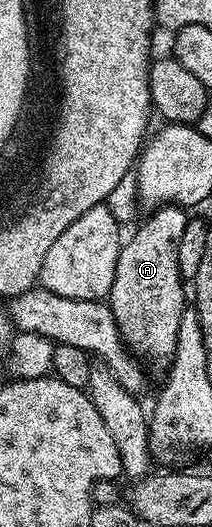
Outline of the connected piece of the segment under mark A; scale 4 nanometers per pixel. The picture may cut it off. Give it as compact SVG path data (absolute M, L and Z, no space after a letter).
M173 204L151 209L149 214L150 219L131 236L130 243L127 246L125 243L118 251L116 276L112 280L108 305L127 347L139 355L147 354L154 362L166 364L173 359L176 352L176 336L180 332L180 318L188 308L188 290L186 294L185 288L182 287L184 279L178 263L178 246L184 236L188 214L183 207Z

